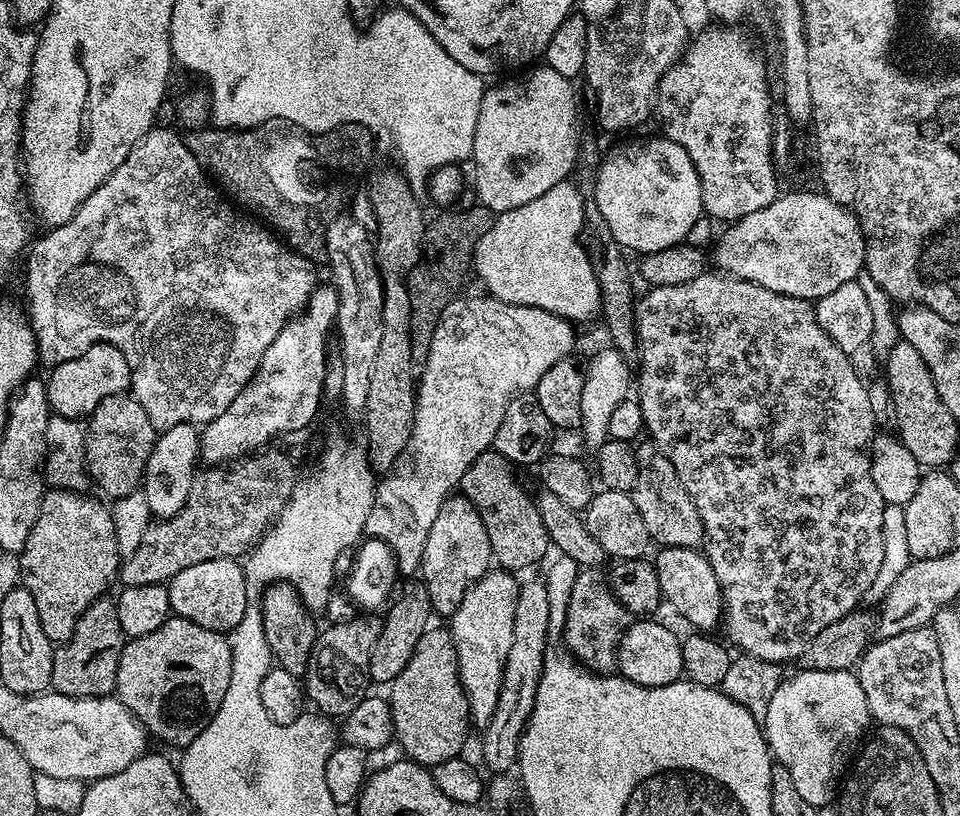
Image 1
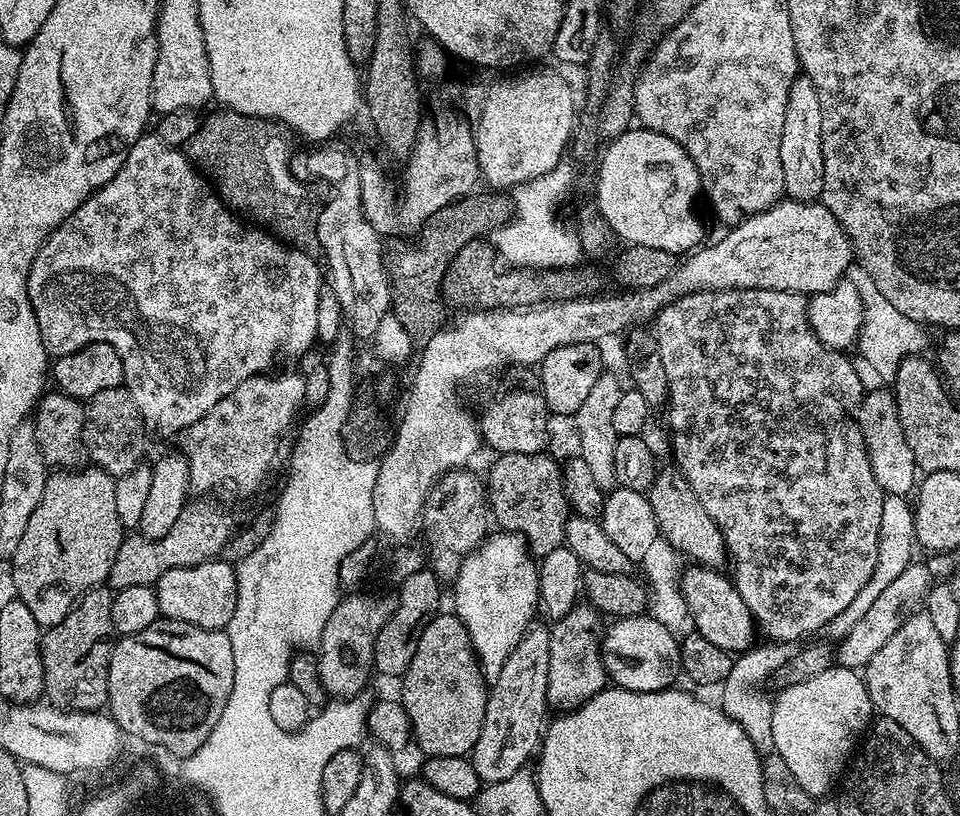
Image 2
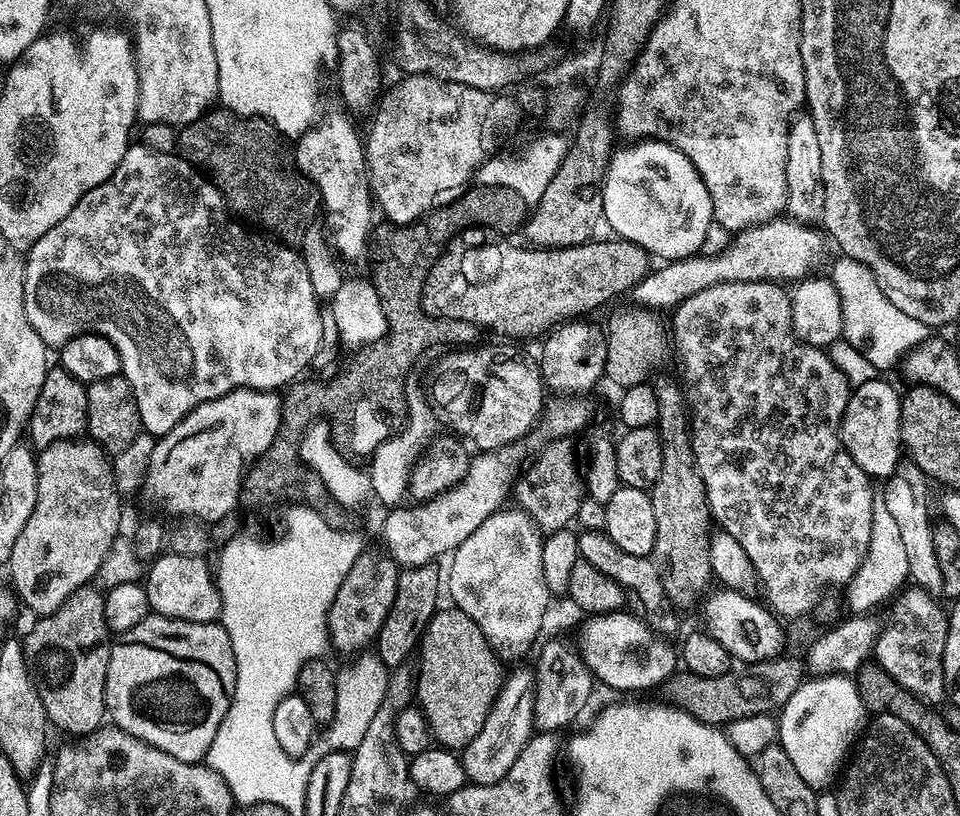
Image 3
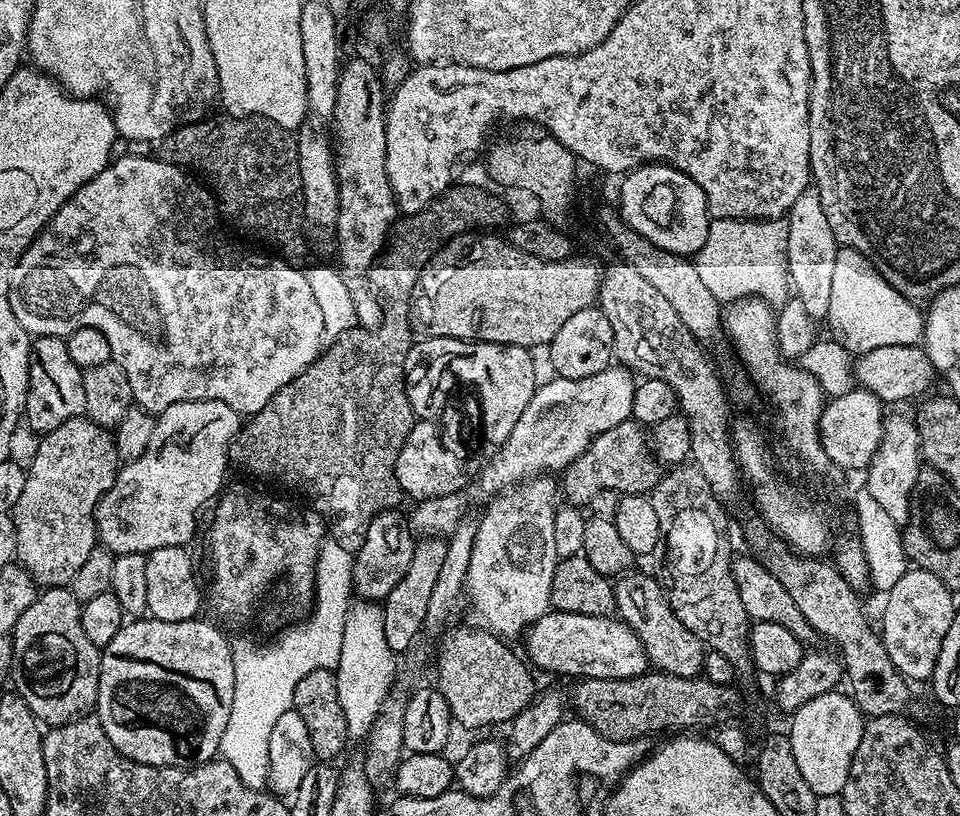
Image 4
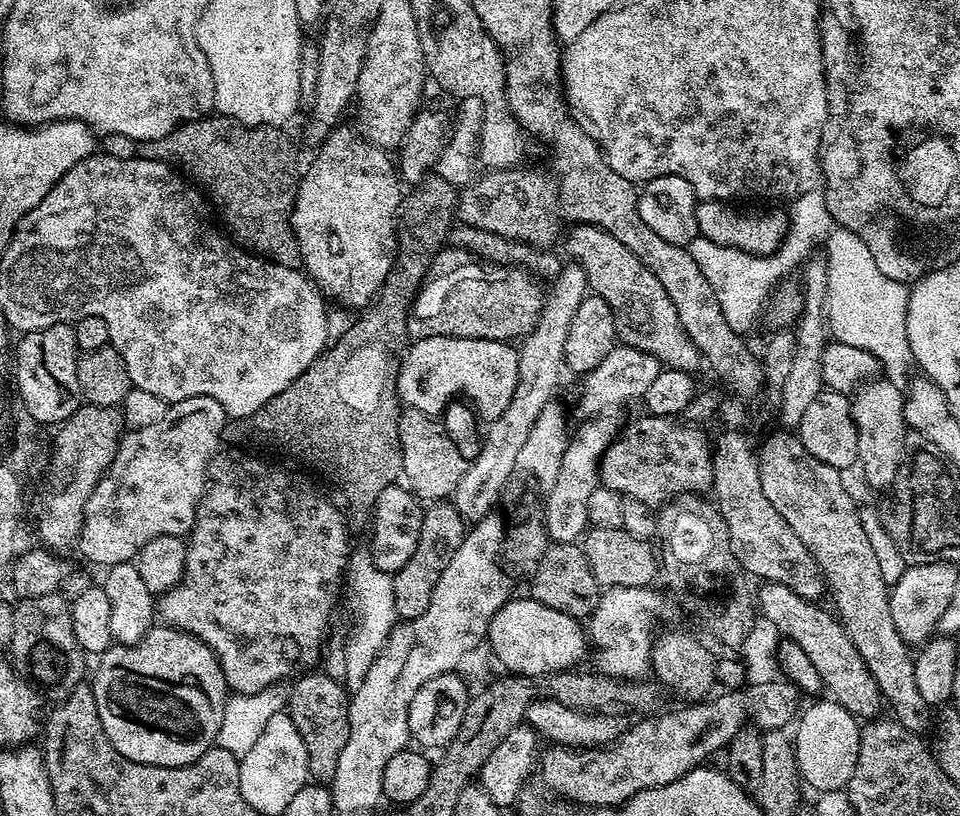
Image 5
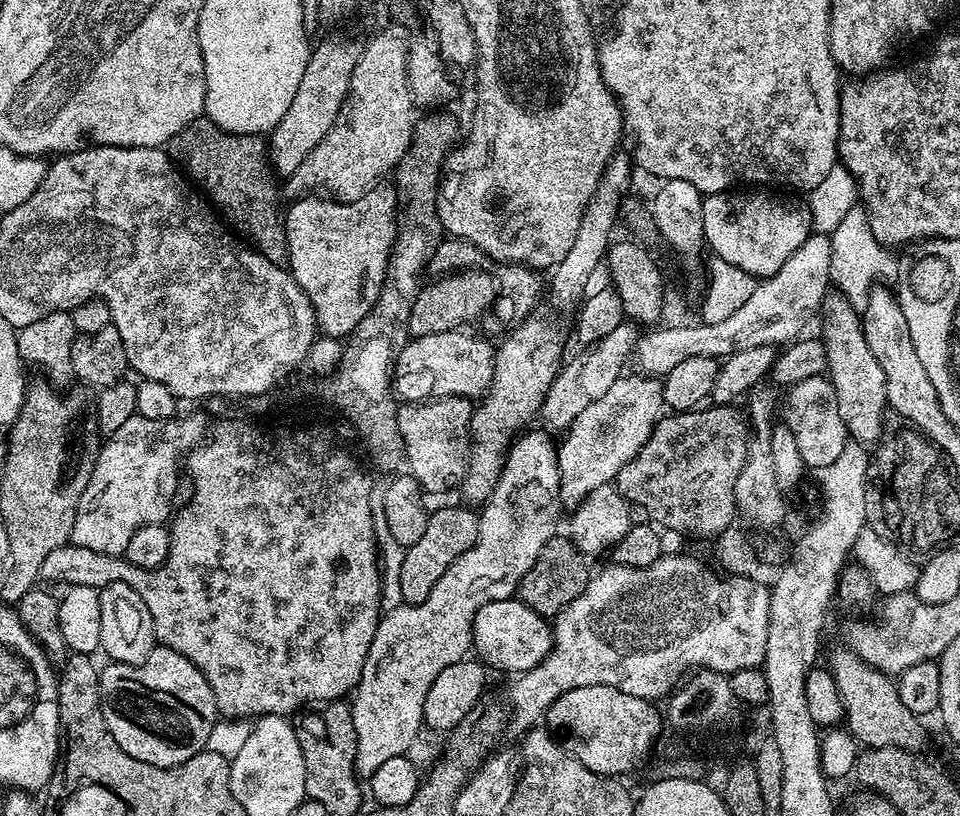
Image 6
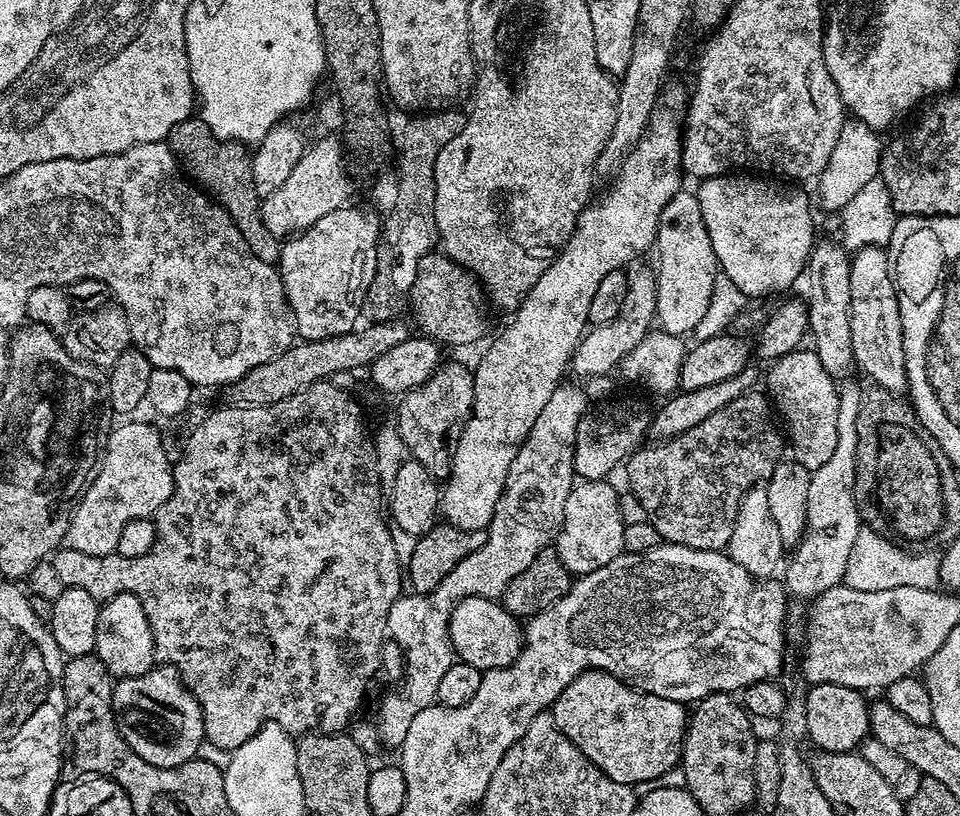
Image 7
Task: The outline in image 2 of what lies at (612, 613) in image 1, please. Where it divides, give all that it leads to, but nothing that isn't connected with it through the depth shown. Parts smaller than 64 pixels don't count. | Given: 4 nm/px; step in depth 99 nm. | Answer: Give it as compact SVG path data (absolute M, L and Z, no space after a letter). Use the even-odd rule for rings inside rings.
M577 602L565 617L555 621L550 628L550 670L548 671L548 702L556 710L575 710L592 696L598 695L609 683L604 655L600 653L602 643L601 613L587 602Z

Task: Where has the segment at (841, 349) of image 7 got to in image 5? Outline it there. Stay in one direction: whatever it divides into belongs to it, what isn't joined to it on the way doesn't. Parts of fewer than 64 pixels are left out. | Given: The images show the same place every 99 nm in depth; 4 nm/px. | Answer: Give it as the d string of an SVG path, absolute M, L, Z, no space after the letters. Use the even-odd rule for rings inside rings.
M876 378L865 383L851 397L852 417L858 430L858 468L864 471L872 488L891 489L892 483L896 481L896 472L905 459L904 397L902 389L885 378Z

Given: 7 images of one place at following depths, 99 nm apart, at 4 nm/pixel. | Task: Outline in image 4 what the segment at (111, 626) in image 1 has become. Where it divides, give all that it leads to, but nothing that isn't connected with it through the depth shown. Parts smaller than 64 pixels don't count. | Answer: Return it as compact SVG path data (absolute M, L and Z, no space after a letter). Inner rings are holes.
M71 587L43 589L36 600L26 606L22 618L18 618L11 630L10 639L13 648L11 687L16 687L13 688L15 695L24 699L41 725L65 724L95 709L102 650L94 646L82 626L82 601L72 593Z

